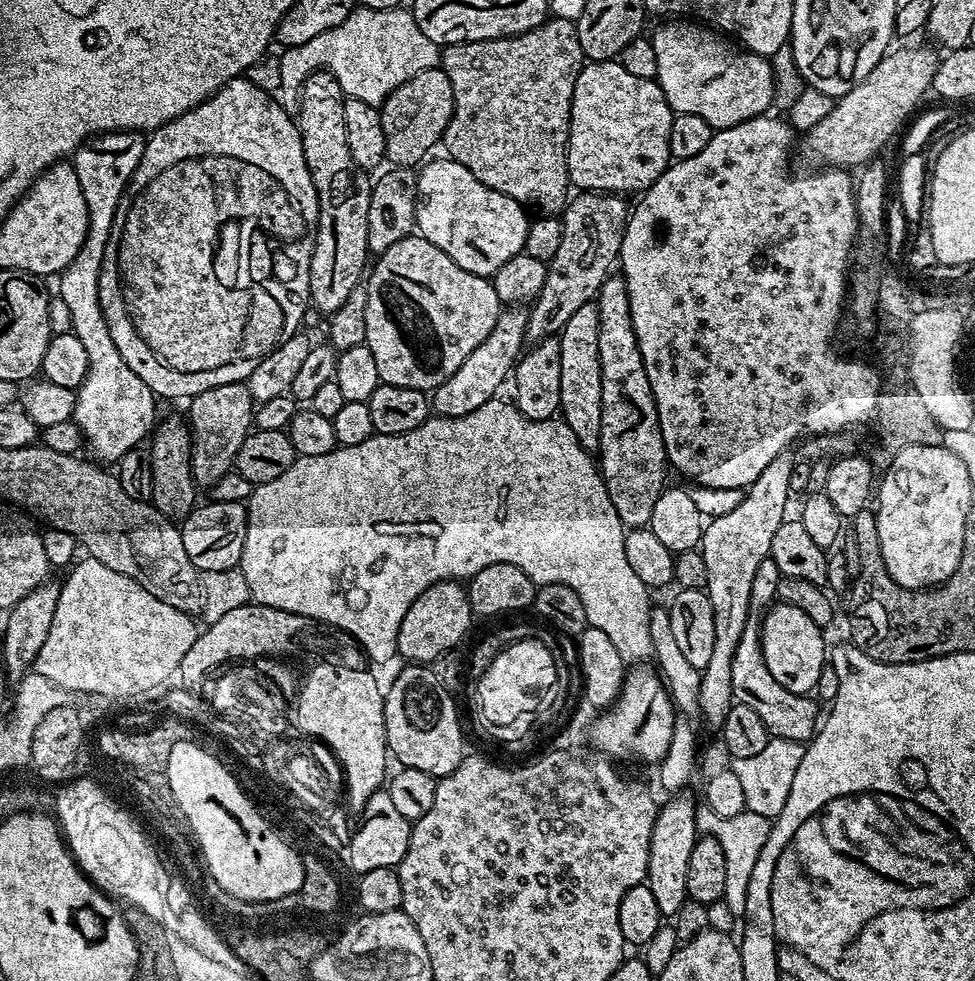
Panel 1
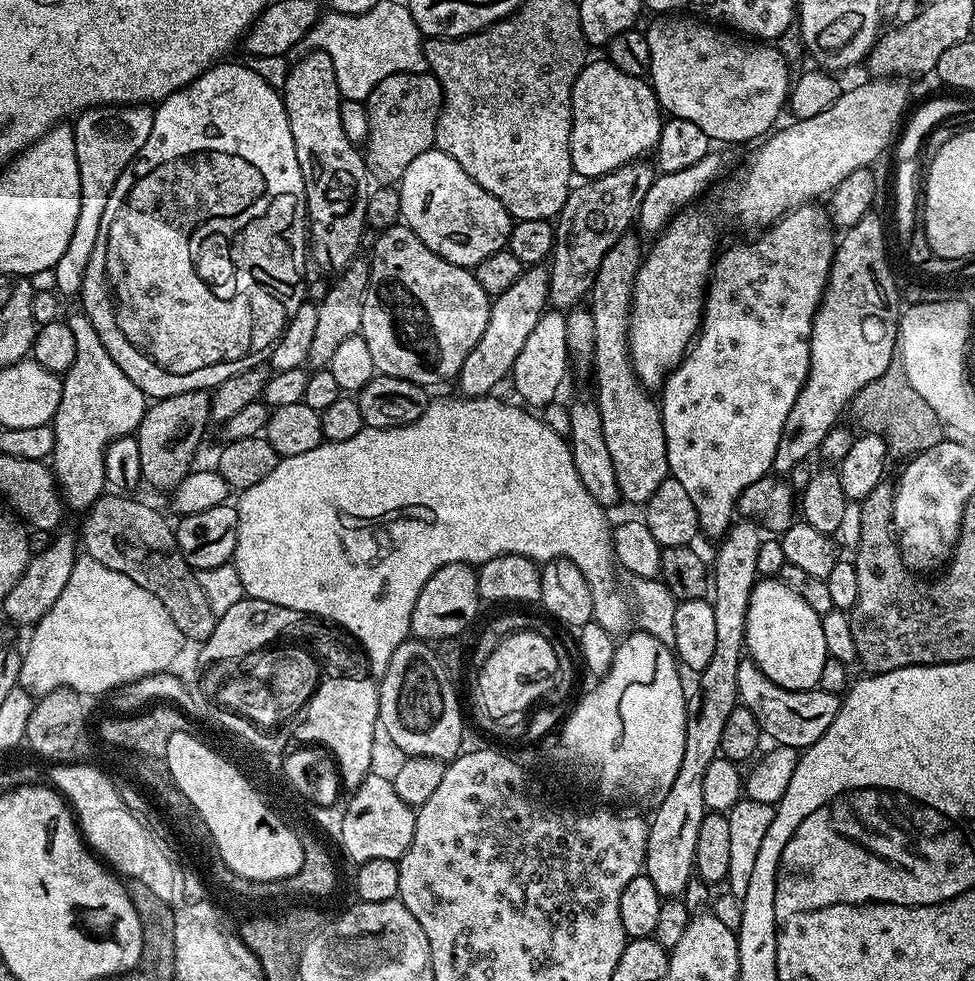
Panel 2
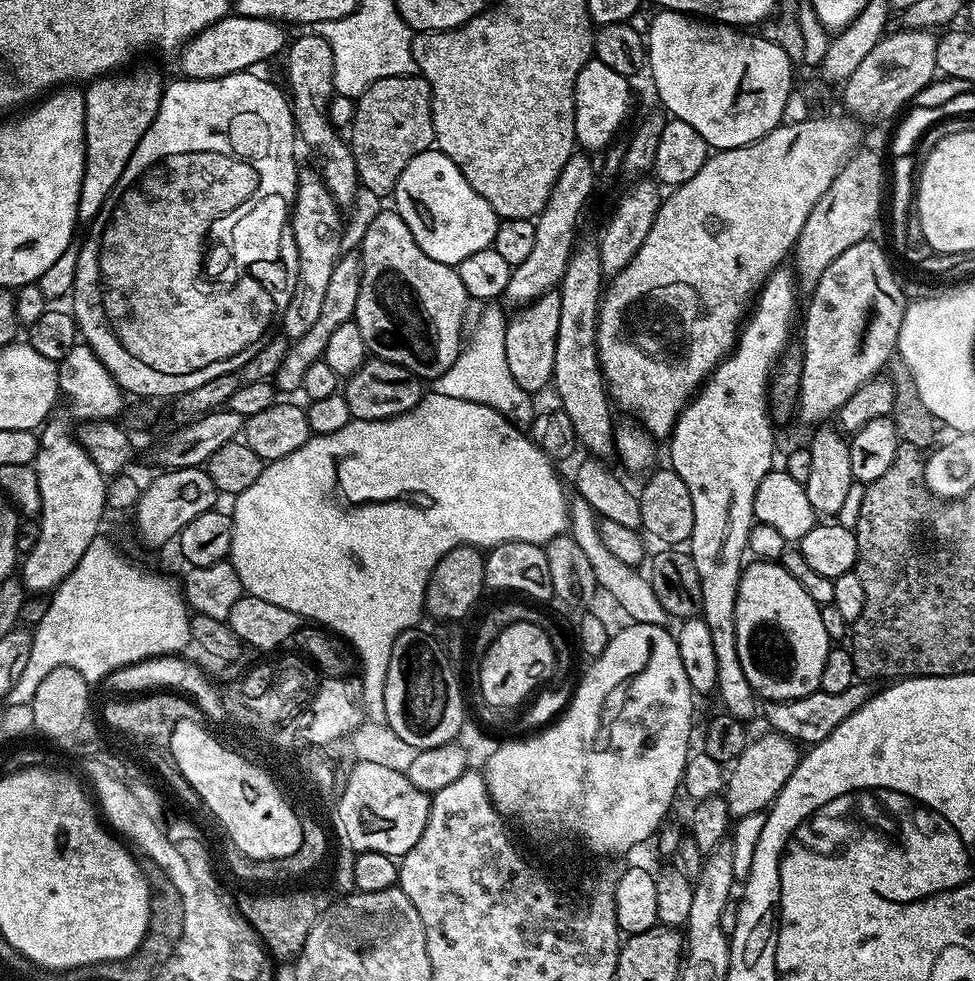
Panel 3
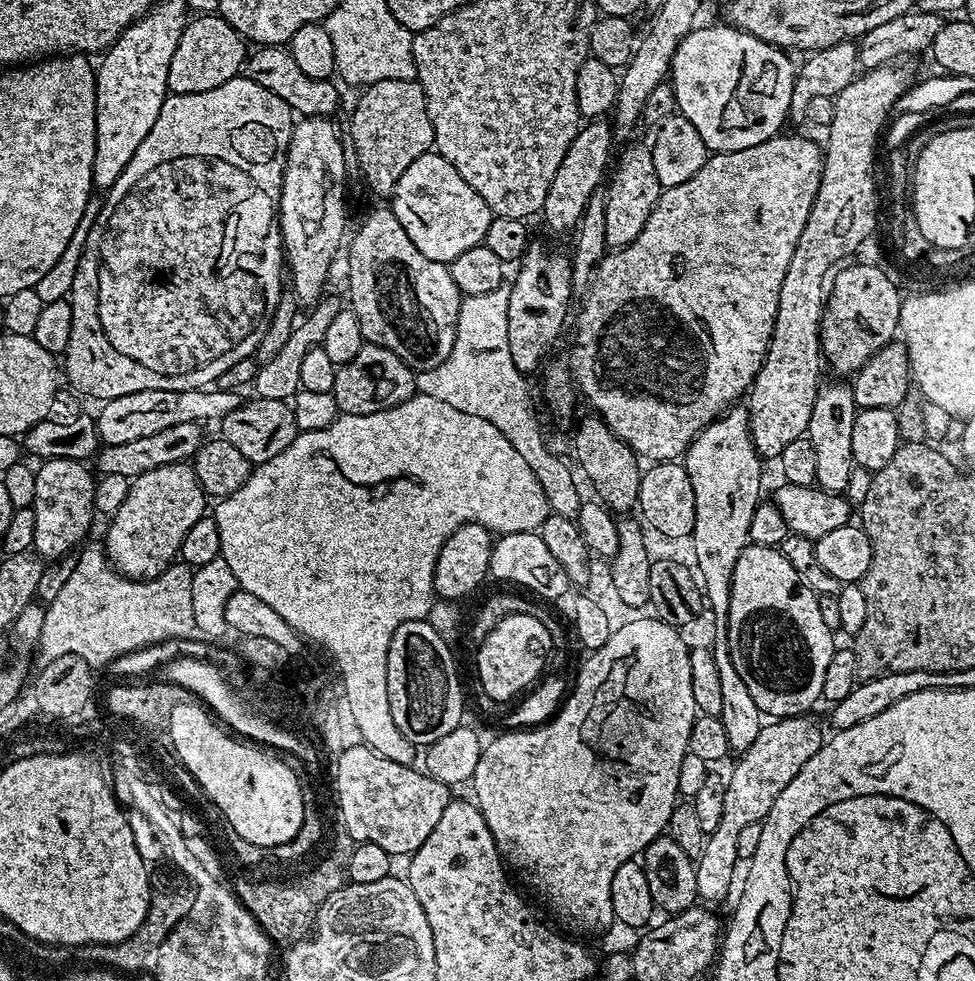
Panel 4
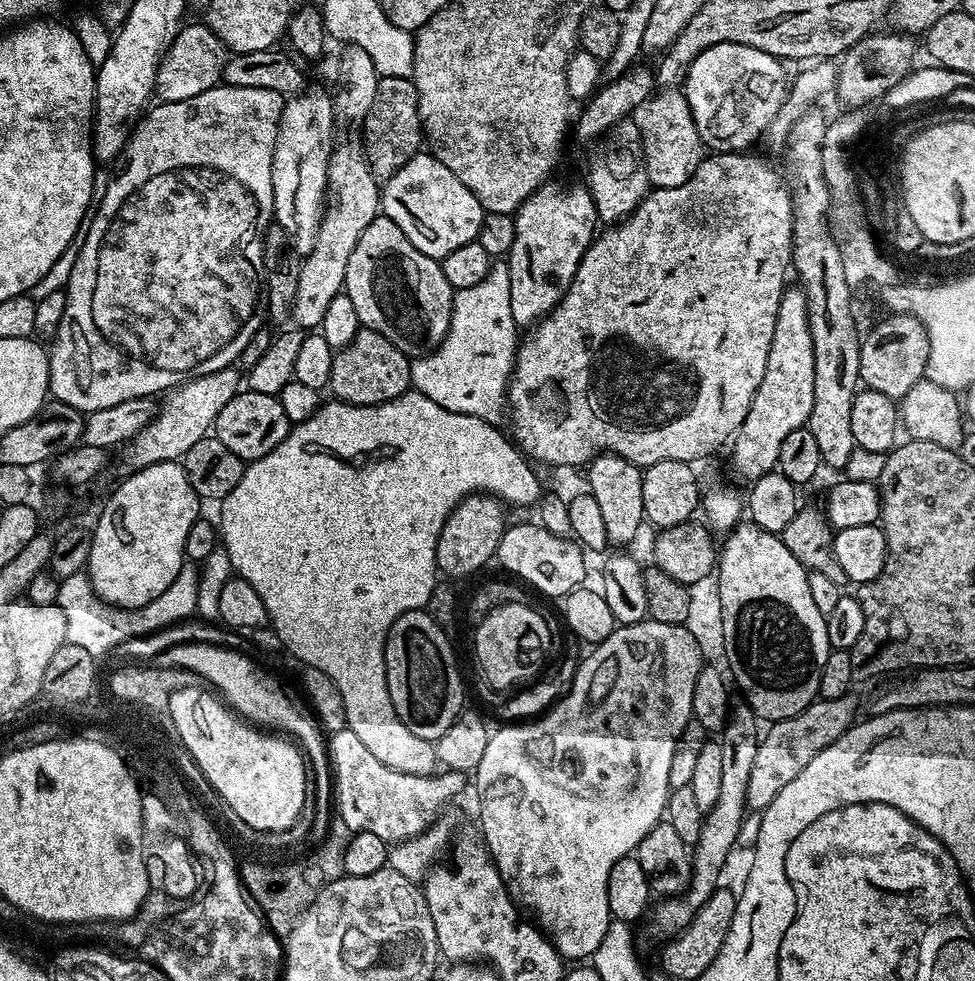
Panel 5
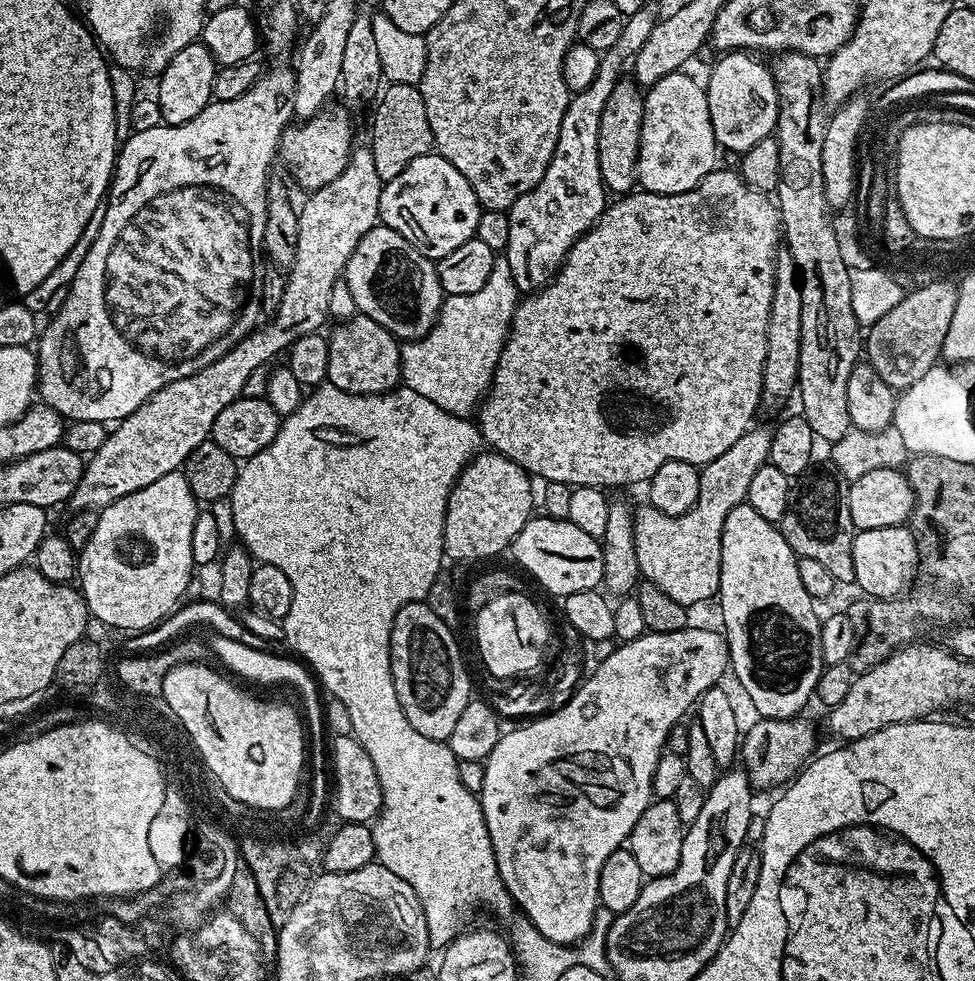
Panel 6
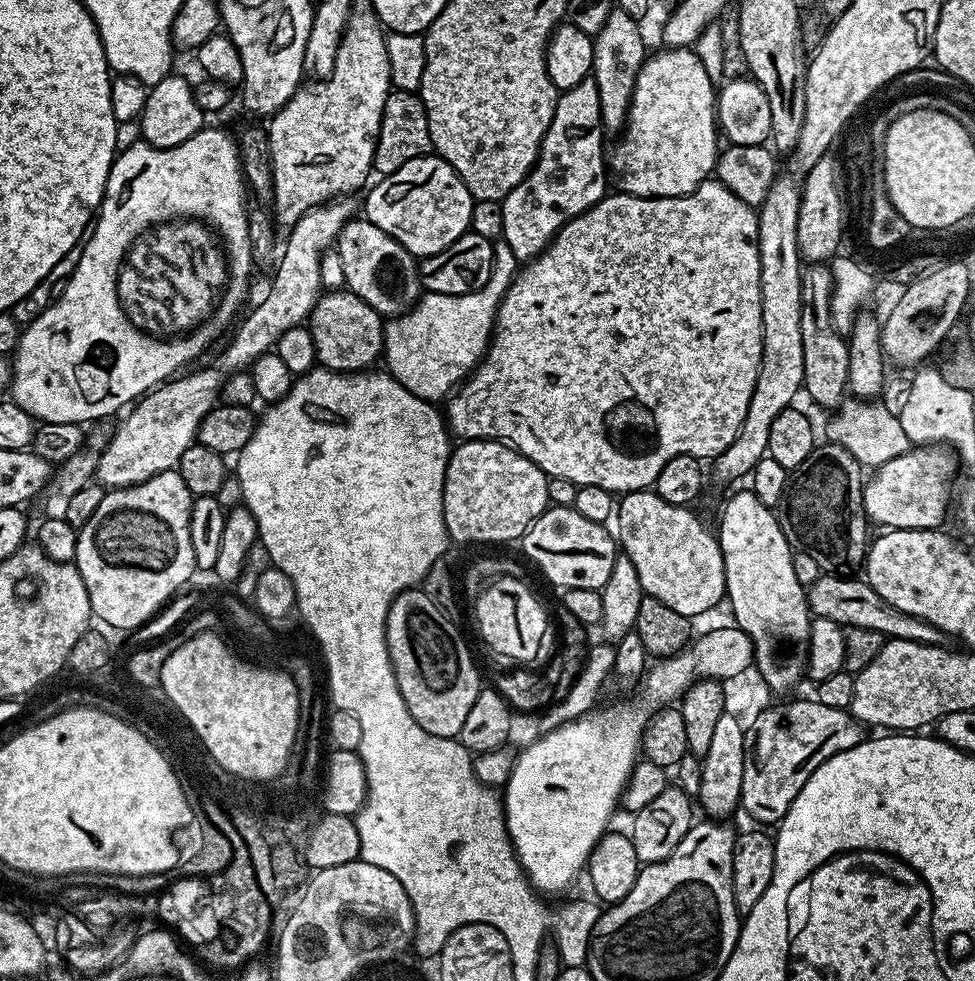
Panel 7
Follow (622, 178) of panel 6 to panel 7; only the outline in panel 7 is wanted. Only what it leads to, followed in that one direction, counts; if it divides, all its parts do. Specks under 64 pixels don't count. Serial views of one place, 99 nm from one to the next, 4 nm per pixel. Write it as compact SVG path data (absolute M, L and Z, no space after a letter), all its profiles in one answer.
M619 6L613 7L610 18L606 18L606 26L598 32L592 41L592 70L590 78L598 86L598 106L600 107L600 121L604 124L605 133L619 134L624 130L624 123L628 120L628 111L632 105L634 82L638 82L638 70L644 65L646 49L642 44L635 18L626 14L626 10Z

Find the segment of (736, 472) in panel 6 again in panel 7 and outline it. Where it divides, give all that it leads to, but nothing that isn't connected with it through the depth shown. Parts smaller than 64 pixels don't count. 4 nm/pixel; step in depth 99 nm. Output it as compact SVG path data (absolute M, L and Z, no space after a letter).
M655 490L642 492L625 492L619 497L614 513L615 531L618 533L618 544L623 555L634 562L634 570L638 570L638 582L642 582L642 590L650 598L658 598L670 610L678 610L678 614L689 618L697 618L703 612L716 608L725 599L726 570L724 555L720 549L717 533L704 525L704 520L691 507L671 504L660 497Z

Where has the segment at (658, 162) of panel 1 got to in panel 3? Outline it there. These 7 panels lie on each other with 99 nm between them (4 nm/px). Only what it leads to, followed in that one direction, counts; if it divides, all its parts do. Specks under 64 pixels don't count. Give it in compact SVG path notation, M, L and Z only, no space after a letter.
M595 58L588 60L586 66L582 66L576 79L574 94L574 130L577 145L581 149L596 154L596 151L599 153L607 149L617 139L616 131L627 122L628 115L632 112L632 88L628 84L631 84L629 77L610 70L605 63Z

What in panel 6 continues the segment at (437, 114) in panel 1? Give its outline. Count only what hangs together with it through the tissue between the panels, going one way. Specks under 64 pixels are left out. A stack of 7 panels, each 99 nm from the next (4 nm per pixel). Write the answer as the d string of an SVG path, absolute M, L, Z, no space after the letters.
M388 84L379 93L372 112L372 141L374 170L382 182L398 178L414 158L422 158L433 151L430 118L426 118L426 102L414 84Z

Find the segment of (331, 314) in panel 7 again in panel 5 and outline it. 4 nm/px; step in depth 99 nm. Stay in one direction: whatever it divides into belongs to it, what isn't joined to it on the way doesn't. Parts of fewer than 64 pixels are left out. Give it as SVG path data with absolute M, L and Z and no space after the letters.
M361 327L354 342L333 355L328 388L335 399L354 406L390 402L412 388L412 366L409 357L398 350L394 342L382 338L382 334L374 330Z

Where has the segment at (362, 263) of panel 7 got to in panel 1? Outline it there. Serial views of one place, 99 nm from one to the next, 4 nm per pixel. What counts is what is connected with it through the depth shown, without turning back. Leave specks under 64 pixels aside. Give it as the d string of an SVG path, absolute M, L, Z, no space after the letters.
M409 234L401 240L393 240L380 257L375 257L366 276L368 297L366 298L366 338L370 354L374 354L374 362L378 366L378 374L382 384L390 386L406 386L422 393L436 388L494 330L494 322L498 322L502 305L498 294L494 294L491 279L470 274L470 270L462 270L458 262L454 262L434 242L430 242L419 234Z

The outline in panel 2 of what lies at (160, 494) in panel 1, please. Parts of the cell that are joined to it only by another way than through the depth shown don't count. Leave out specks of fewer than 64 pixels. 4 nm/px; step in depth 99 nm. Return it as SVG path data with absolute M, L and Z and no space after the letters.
M190 390L173 396L161 396L149 403L142 422L135 430L138 458L142 458L142 480L145 485L164 494L178 487L189 472L193 471L192 459L204 440L204 431L212 420L211 395L204 390Z

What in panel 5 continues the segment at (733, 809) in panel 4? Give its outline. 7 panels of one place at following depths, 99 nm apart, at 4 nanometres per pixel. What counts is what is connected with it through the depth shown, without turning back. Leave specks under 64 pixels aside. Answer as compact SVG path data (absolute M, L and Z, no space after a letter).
M849 694L833 700L815 699L798 714L785 720L777 720L772 728L763 733L758 745L758 754L754 754L754 767L750 770L750 782L746 782L746 802L752 810L763 810L778 798L778 790L794 782L806 765L815 756L822 754L826 746L838 742L846 730L857 723L855 695Z

